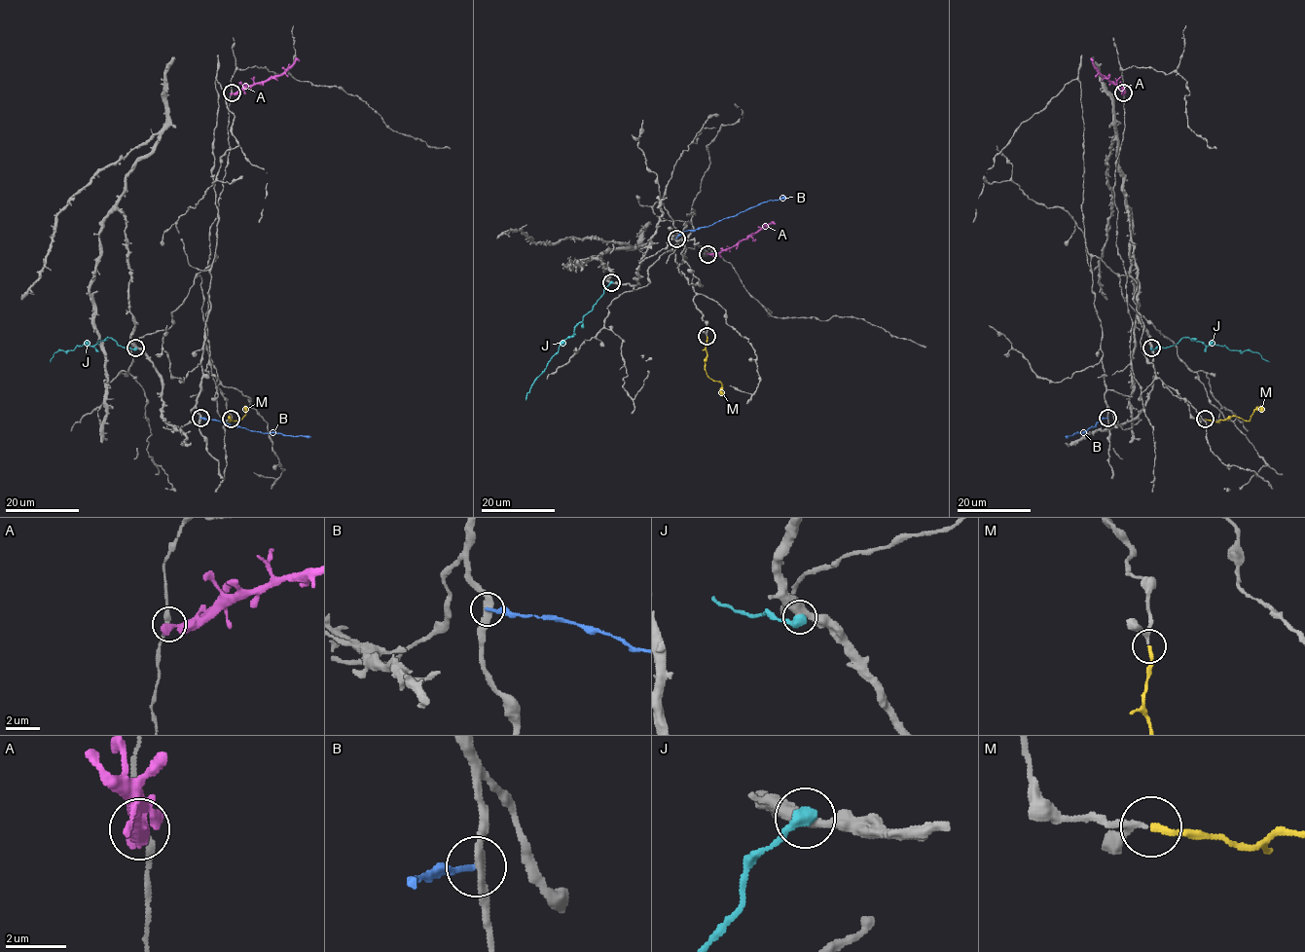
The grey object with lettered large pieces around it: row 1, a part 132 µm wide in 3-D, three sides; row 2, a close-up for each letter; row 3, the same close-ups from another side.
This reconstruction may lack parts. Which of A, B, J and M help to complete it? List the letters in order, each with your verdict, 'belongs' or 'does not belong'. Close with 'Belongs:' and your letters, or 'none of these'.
A: does not belong
B: does not belong
J: does not belong
M: belongs
Belongs: M

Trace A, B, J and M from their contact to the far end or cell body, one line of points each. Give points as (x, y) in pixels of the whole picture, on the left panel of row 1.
A: (232, 93), (238, 93), (281, 75), (299, 60)
B: (199, 418), (263, 433), (310, 437)
J: (135, 348), (119, 346), (107, 337), (93, 346), (57, 350), (50, 361)
M: (231, 420), (229, 416), (232, 421), (238, 421), (247, 408)

